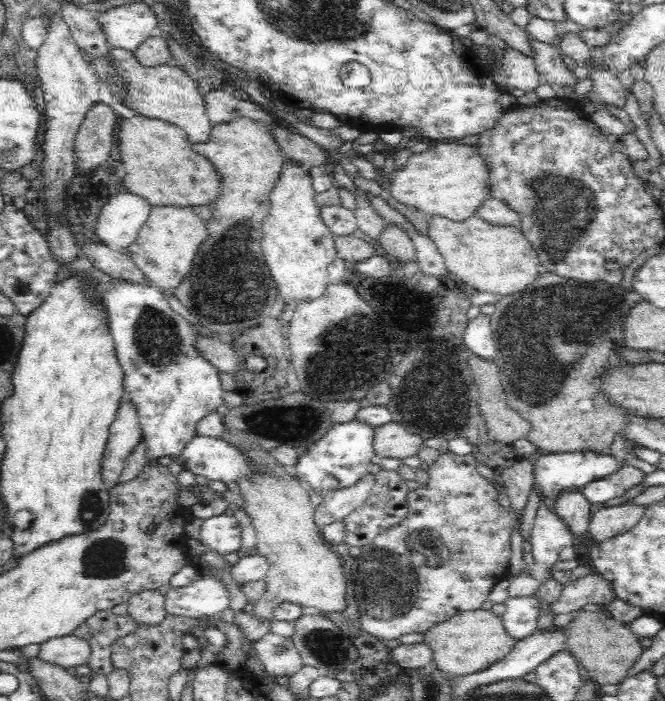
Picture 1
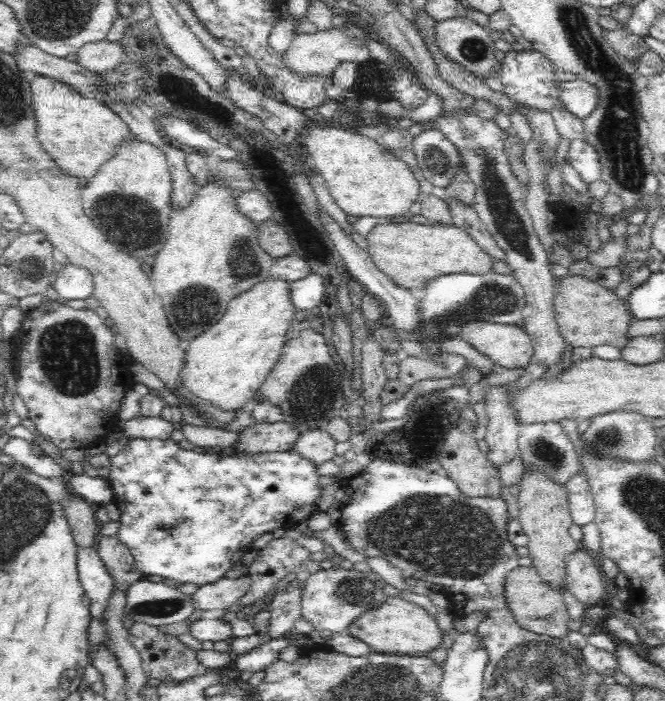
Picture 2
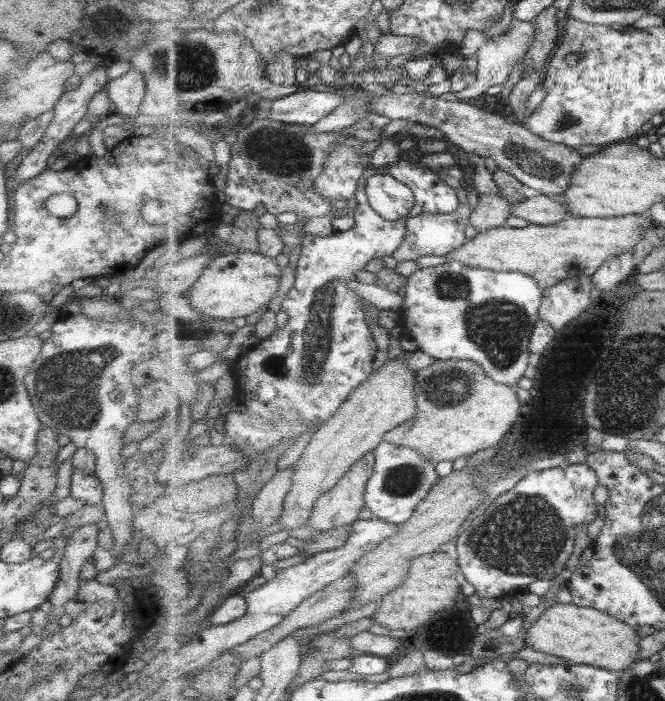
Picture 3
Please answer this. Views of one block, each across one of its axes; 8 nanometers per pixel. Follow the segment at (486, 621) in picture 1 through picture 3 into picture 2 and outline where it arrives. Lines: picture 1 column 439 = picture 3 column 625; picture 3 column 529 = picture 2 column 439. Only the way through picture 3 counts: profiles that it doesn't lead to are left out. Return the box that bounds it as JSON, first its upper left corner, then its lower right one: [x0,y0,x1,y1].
[346,596,442,655]

